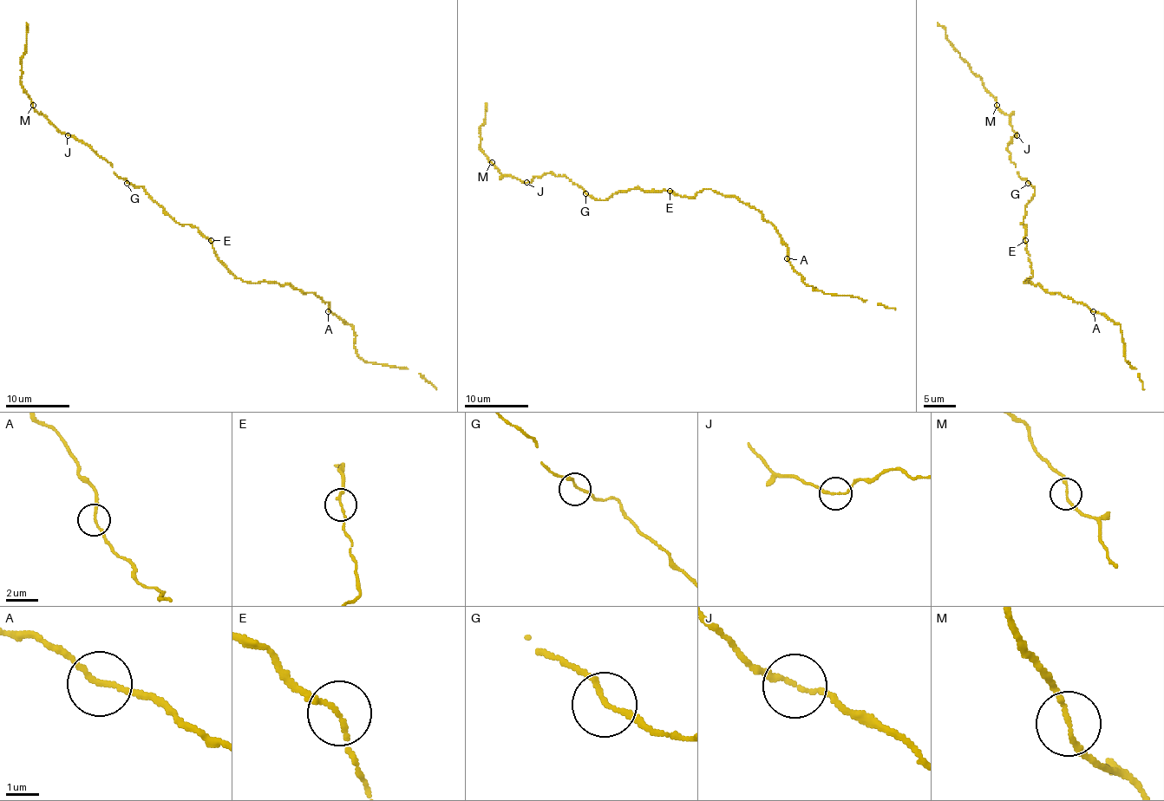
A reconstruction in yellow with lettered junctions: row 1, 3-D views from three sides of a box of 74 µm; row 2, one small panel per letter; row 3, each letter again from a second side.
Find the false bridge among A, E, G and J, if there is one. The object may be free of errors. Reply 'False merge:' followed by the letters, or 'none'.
False merge: none

